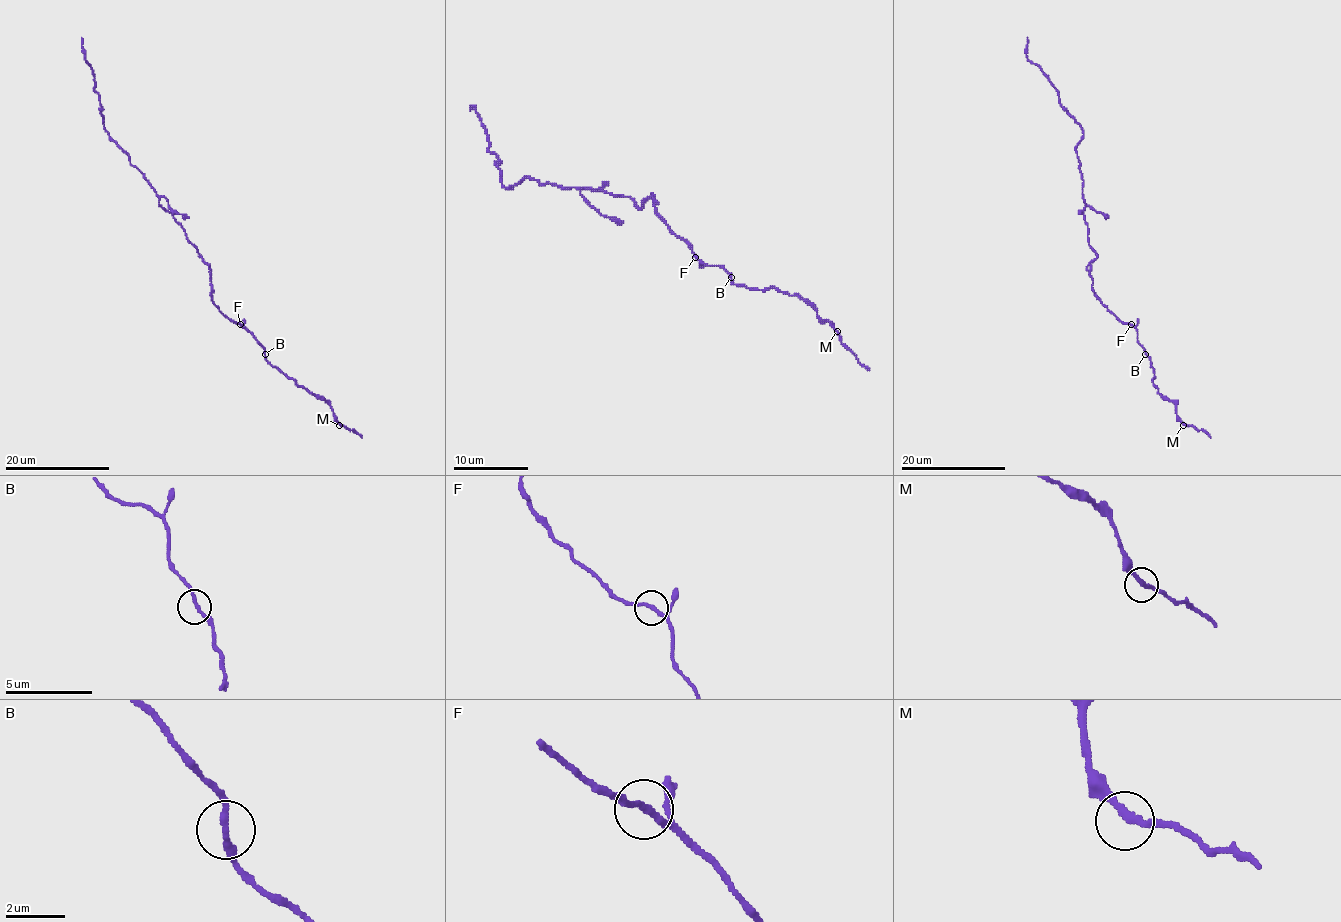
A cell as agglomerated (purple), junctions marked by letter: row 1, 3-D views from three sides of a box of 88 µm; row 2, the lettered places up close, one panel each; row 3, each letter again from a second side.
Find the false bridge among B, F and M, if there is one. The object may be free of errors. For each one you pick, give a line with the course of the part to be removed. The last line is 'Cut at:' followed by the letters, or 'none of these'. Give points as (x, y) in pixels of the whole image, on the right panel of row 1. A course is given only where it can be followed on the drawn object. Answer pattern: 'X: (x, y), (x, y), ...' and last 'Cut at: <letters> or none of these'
Cut at: none of these

